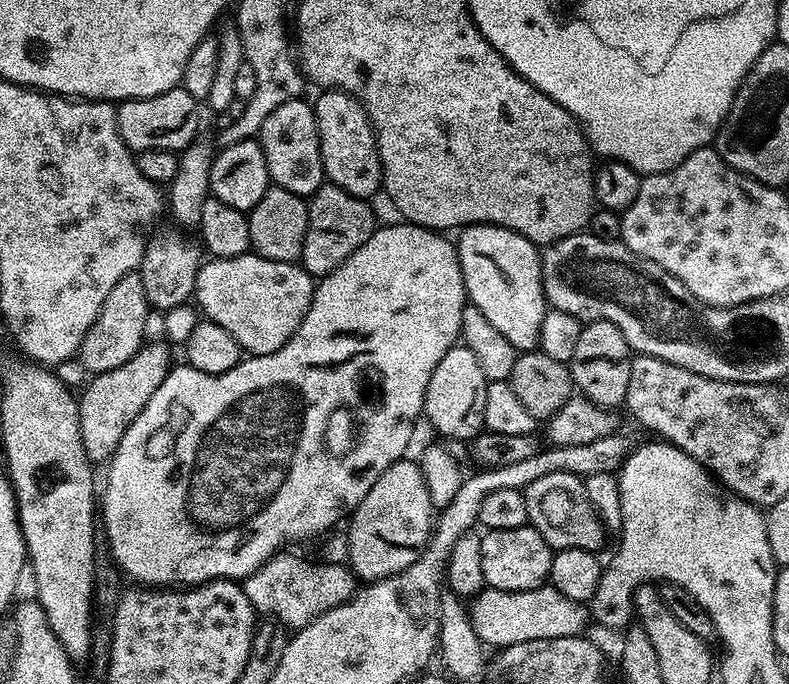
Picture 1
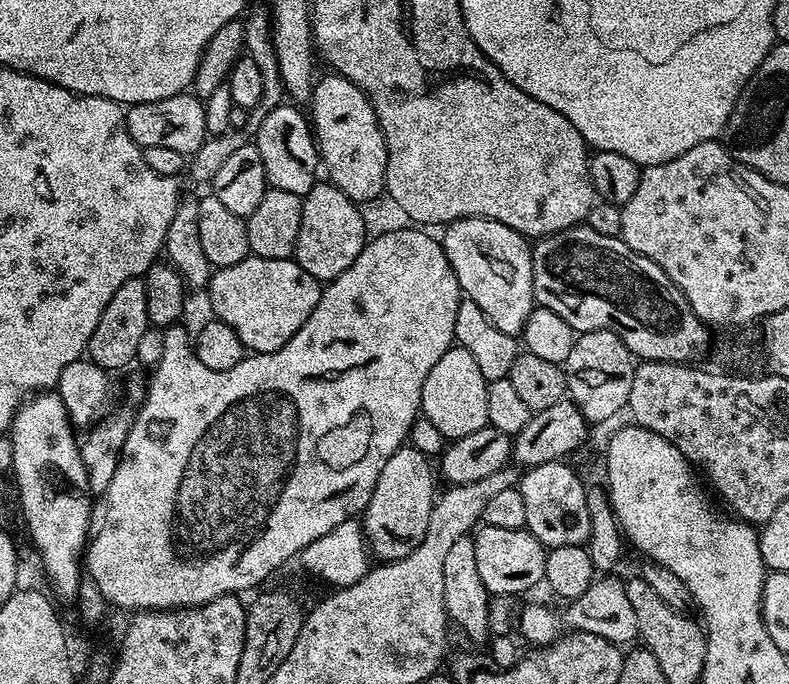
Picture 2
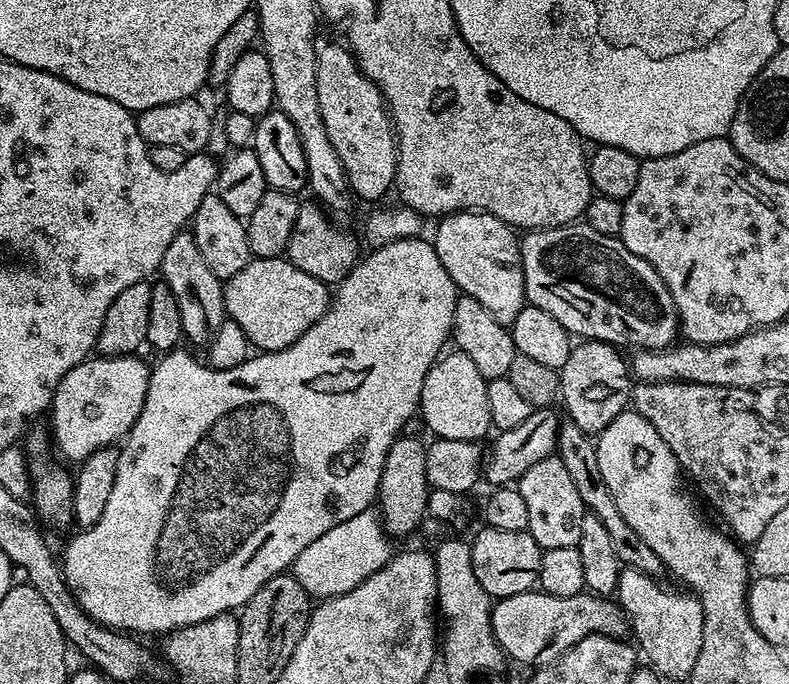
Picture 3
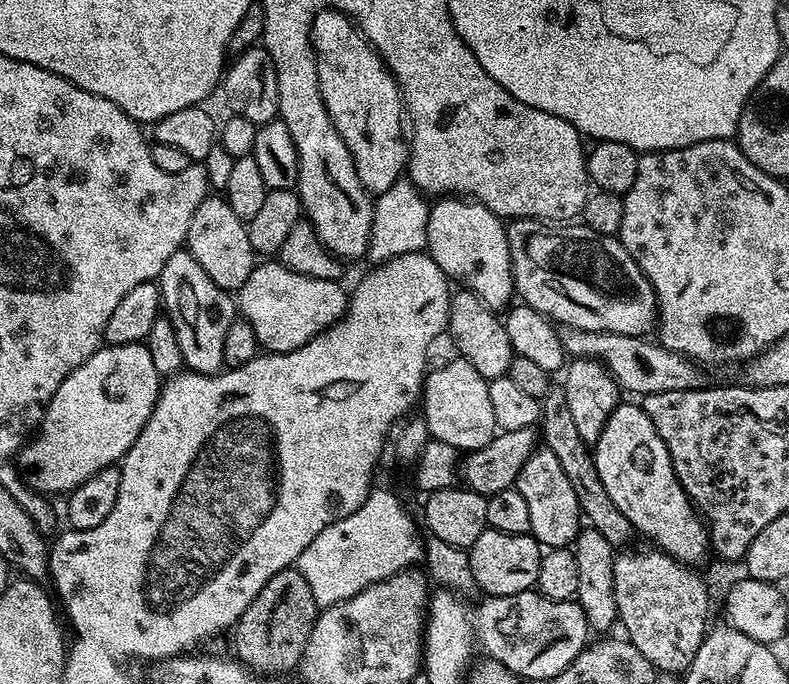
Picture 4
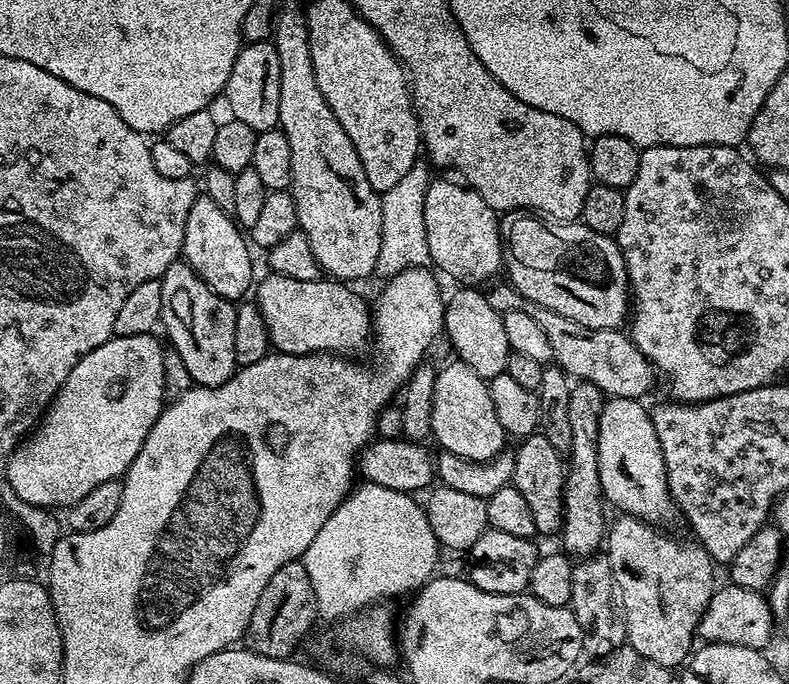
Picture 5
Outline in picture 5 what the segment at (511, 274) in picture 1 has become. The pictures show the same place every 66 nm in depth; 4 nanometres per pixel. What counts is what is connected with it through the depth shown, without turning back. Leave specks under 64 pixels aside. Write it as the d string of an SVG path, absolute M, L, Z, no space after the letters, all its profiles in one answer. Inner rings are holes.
M436 178L429 183L425 192L426 239L429 258L441 273L444 271L446 275L460 280L456 282L461 285L480 286L483 285L483 280L491 281L496 278L491 278L491 276L496 276L499 272L501 275L505 253L502 247L502 224L496 211L474 189L463 183L460 184L455 184L452 180L437 180Z

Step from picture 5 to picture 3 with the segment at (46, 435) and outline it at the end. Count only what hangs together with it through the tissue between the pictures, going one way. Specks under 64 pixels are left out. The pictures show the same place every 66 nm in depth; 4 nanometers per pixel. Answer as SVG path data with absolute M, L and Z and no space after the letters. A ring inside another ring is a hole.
M139 355L102 356L83 360L58 382L58 390L52 399L50 440L65 456L63 459L83 462L103 448L111 448L123 441L132 431L134 422L142 414L142 406L148 397L149 365L140 361Z

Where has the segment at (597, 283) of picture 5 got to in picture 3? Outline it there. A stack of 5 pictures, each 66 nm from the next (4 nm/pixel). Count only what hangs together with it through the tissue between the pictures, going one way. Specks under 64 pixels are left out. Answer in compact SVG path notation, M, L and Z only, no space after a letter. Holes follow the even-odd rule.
M577 222L574 224L563 224L561 228L538 228L528 230L519 237L519 241L520 261L522 262L522 274L524 275L524 294L527 303L538 306L550 314L554 314L554 318L558 318L558 322L562 322L564 329L573 337L583 338L584 340L601 340L607 344L615 344L617 346L629 344L629 349L632 350L670 348L677 343L678 313L676 311L676 303L670 294L670 290L666 286L666 282L662 282L662 278L654 270L654 266L650 266L650 262L638 258L638 254L630 254L630 250L624 247L623 242L619 240L619 238L607 236L606 234L598 234L595 230L590 230L588 224Z

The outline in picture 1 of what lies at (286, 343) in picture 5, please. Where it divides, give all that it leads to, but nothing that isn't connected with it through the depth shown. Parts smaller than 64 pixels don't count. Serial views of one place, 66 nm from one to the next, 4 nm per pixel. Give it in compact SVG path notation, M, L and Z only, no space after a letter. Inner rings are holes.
M249 250L234 258L208 258L196 275L194 304L203 319L230 330L248 356L274 354L298 330L310 310L314 277L299 263L274 262Z

